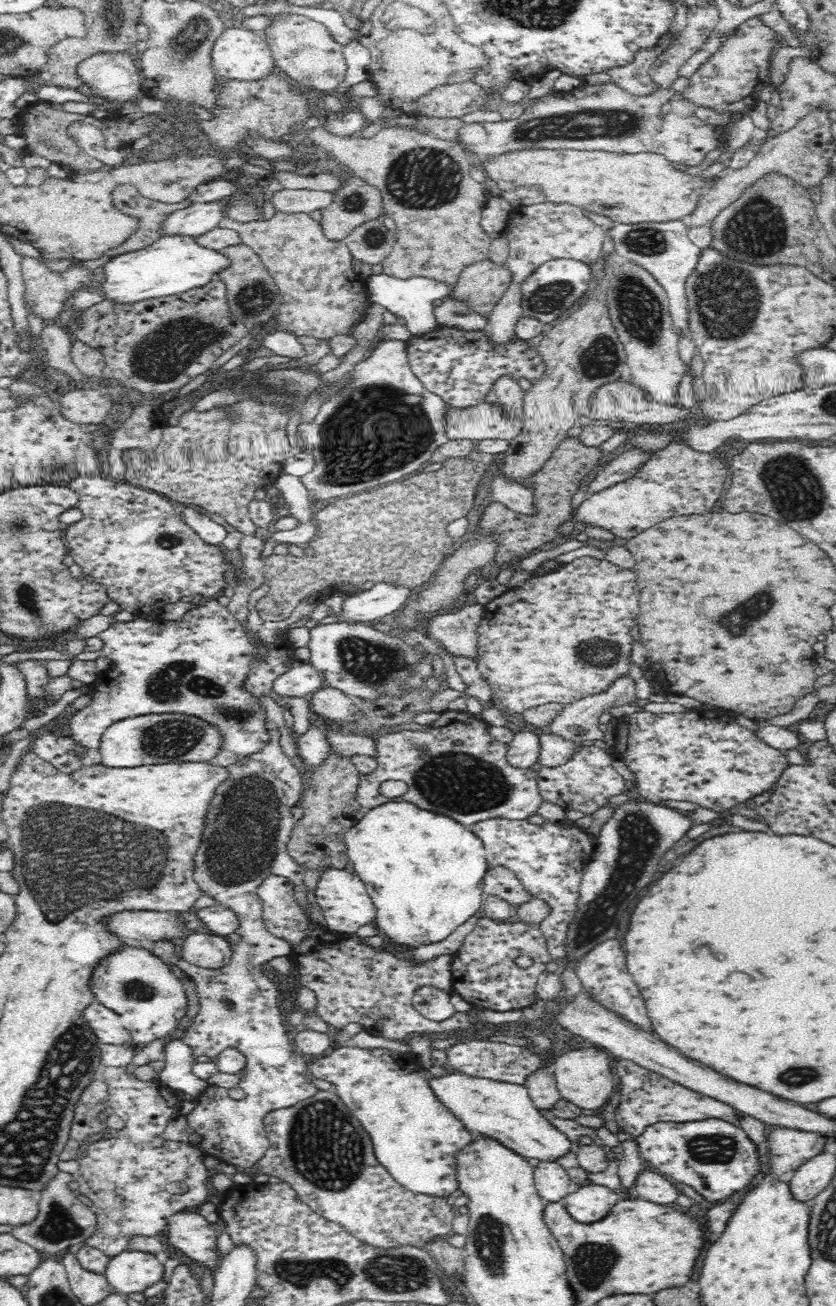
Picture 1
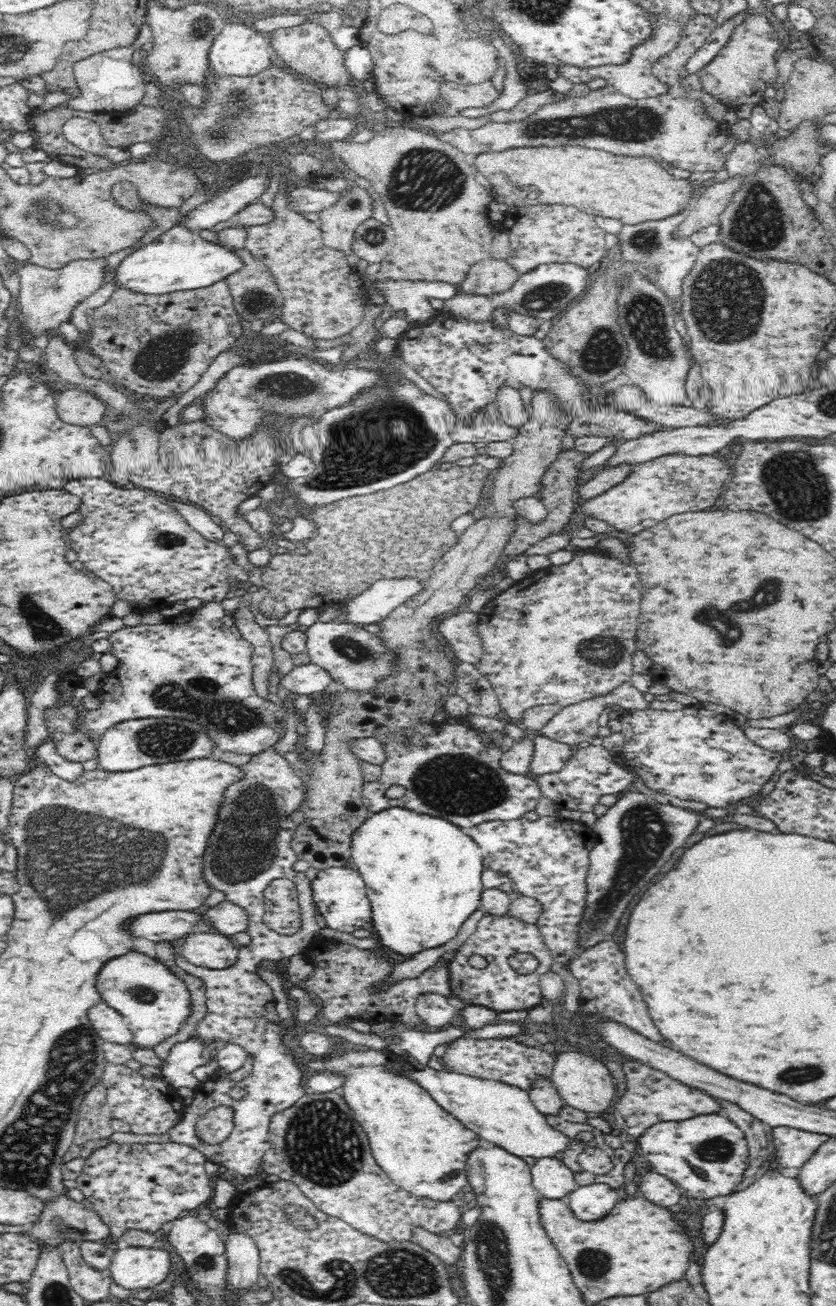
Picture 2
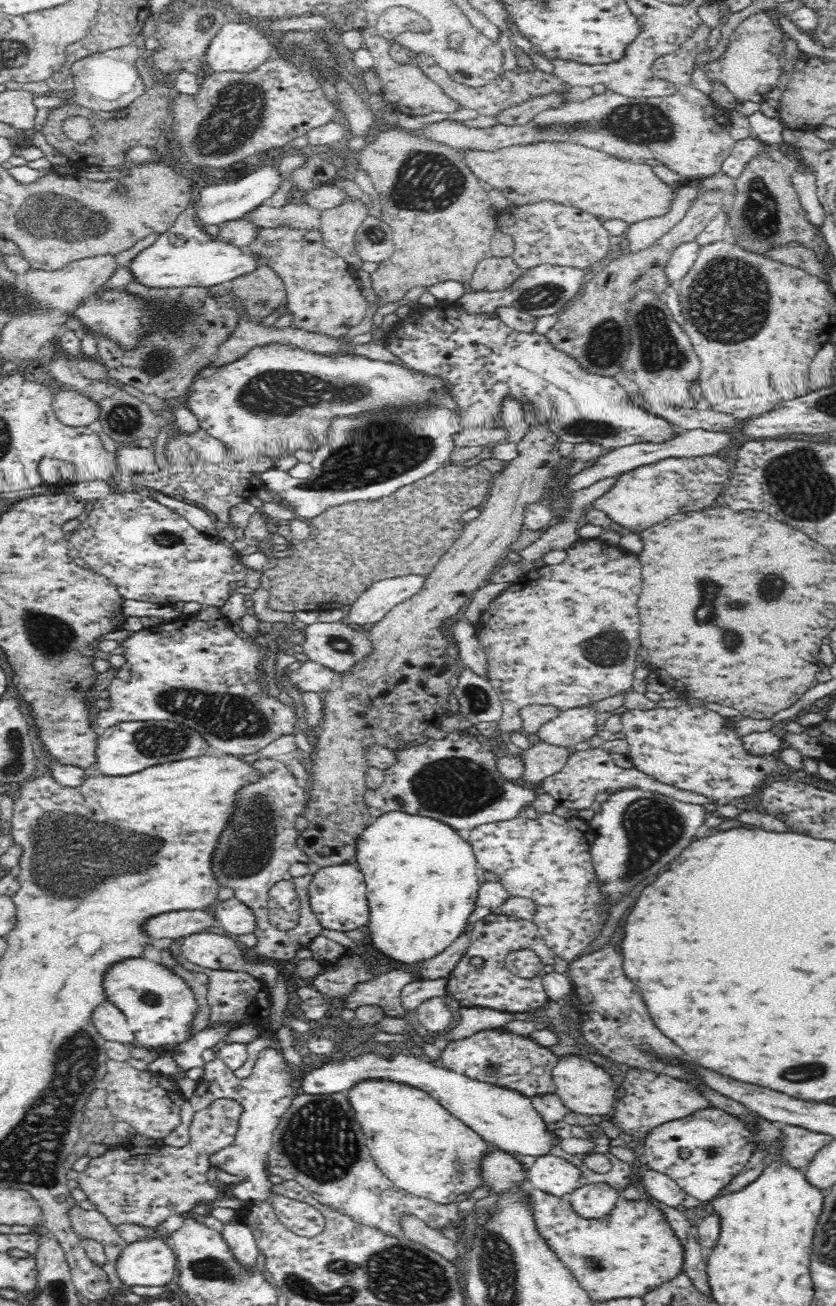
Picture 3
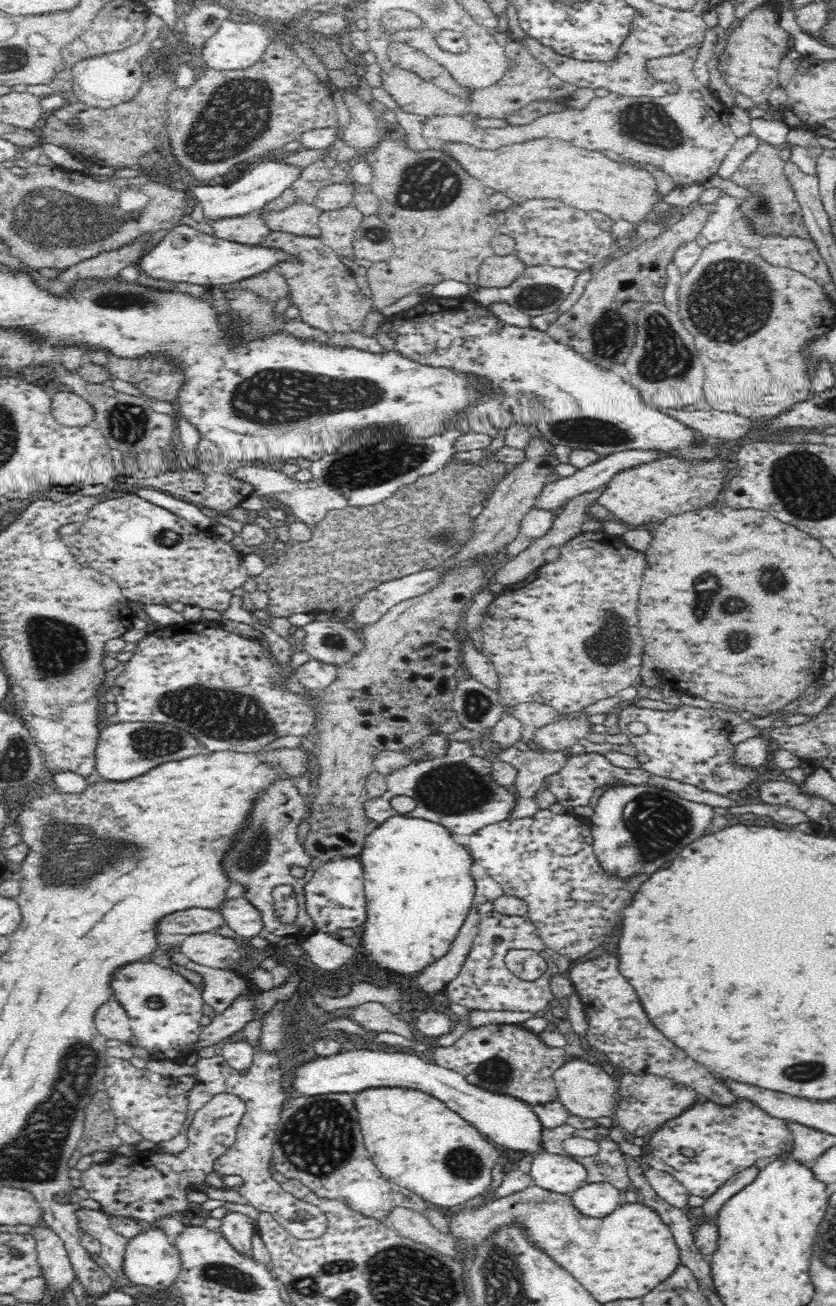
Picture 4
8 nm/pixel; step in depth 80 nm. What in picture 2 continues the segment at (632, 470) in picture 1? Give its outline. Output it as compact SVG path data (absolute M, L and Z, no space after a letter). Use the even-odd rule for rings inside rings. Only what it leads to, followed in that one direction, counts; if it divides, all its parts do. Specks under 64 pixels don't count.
M618 466L618 468L604 468L604 470L601 470L594 476L594 478L590 479L589 482L582 484L579 484L576 488L576 500L575 503L577 505L577 511L578 511L578 506L581 503L588 502L588 500L592 500L592 498L596 498L596 496L600 496L600 494L604 494L608 489L614 488L617 484L620 484L627 476L628 473L631 471L631 468L634 466Z

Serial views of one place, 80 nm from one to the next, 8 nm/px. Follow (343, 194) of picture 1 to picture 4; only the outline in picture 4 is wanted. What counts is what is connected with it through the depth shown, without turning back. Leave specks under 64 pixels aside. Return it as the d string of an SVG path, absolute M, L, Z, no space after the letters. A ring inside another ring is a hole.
M352 206L322 211L319 216L321 241L338 255L354 258L353 234L363 217L363 214Z

